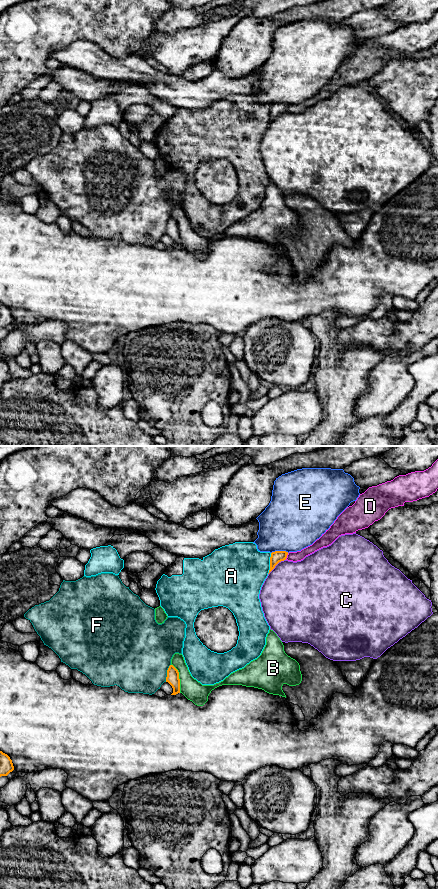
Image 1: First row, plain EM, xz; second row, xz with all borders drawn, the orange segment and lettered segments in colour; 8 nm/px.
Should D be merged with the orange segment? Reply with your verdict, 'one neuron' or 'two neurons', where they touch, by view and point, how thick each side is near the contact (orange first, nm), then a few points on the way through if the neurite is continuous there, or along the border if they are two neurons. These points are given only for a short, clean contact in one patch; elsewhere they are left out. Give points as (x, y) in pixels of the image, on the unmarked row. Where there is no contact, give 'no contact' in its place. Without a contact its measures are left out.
two neurons | xz (286, 108) | 90/80 nm | along xz (288, 105), (285, 111)

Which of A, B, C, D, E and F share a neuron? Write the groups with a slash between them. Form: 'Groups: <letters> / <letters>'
Groups: A / B / C / D F / E

